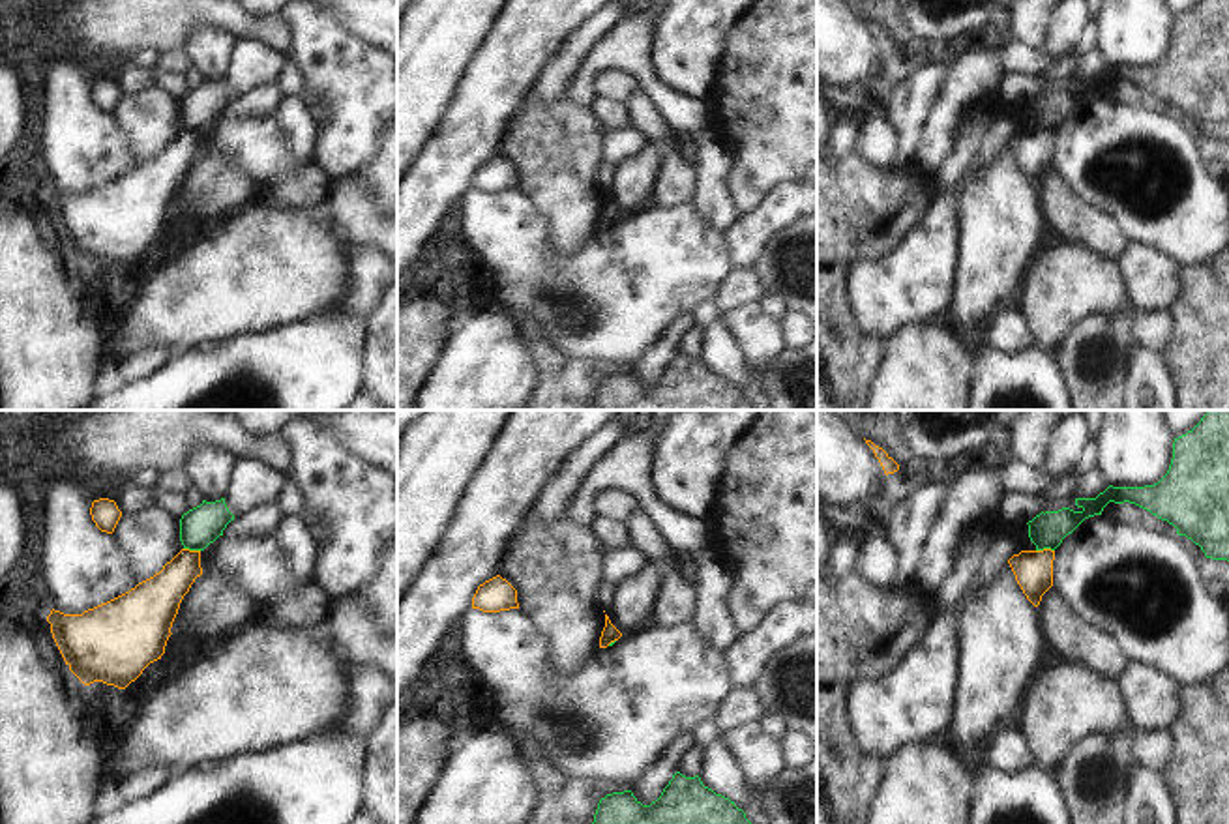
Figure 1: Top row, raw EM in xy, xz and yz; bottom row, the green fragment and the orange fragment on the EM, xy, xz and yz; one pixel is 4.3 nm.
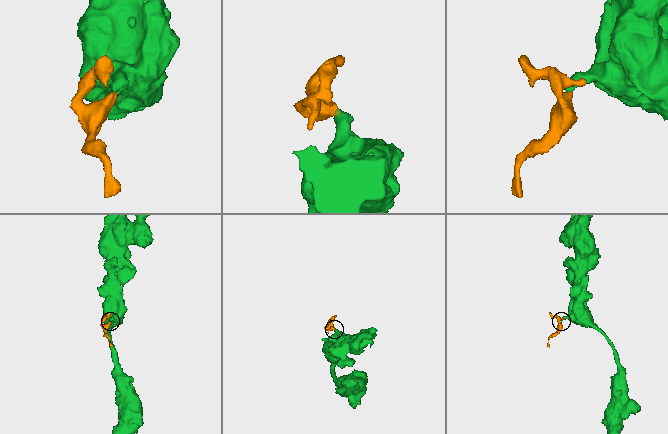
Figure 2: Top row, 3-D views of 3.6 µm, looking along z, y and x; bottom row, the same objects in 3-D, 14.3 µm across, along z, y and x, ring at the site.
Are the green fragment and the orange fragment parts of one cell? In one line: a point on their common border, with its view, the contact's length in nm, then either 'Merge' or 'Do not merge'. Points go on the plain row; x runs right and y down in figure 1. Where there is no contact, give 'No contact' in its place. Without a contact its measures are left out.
Touches green at yz (1044, 128). Shared border 80 nm. Do not merge

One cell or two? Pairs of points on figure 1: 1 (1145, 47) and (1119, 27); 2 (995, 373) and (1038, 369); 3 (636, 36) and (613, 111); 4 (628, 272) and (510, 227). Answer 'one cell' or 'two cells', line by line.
1: one cell
2: one cell
3: two cells
4: one cell

